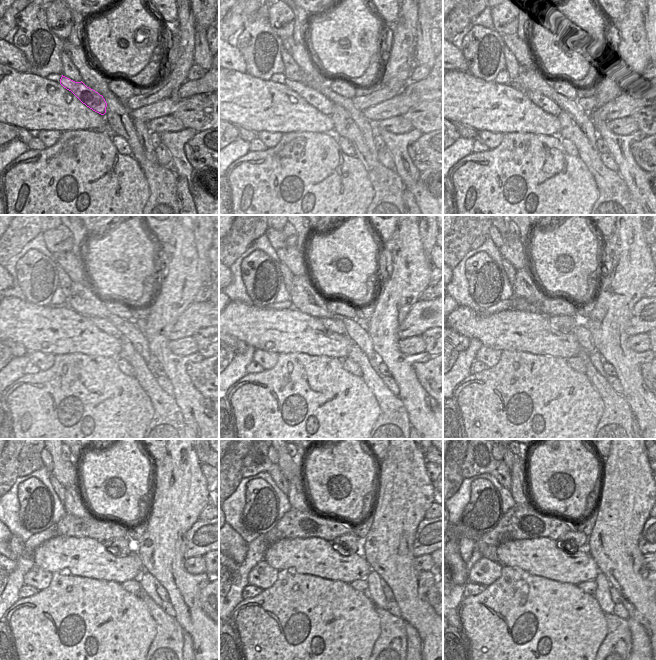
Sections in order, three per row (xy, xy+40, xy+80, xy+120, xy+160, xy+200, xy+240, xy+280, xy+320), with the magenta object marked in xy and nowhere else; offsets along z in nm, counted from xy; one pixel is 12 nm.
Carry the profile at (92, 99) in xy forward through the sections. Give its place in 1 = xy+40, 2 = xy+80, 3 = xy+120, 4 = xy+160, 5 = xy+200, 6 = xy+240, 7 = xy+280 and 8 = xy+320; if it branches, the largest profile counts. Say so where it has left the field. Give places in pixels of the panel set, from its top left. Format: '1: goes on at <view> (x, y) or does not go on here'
1: goes on at xy+40 (311, 96)
2: goes on at xy+80 (546, 104)
3: goes on at xy+120 (105, 326)
4: goes on at xy+160 (337, 326)
5: goes on at xy+200 (562, 323)
6: goes on at xy+240 (118, 547)
7: goes on at xy+280 (345, 545)
8: goes on at xy+320 (573, 536)

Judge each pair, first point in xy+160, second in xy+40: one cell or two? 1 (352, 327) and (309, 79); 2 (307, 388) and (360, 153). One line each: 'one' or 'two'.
1: one
2: two

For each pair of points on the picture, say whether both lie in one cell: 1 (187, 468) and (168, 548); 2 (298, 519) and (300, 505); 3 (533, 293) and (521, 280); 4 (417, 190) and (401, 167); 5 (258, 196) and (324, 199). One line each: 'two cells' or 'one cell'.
1: one cell
2: two cells
3: one cell
4: one cell
5: one cell

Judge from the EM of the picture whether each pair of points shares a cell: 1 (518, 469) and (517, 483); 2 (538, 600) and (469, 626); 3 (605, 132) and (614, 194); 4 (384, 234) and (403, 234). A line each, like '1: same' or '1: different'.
1: same
2: same
3: different
4: different

